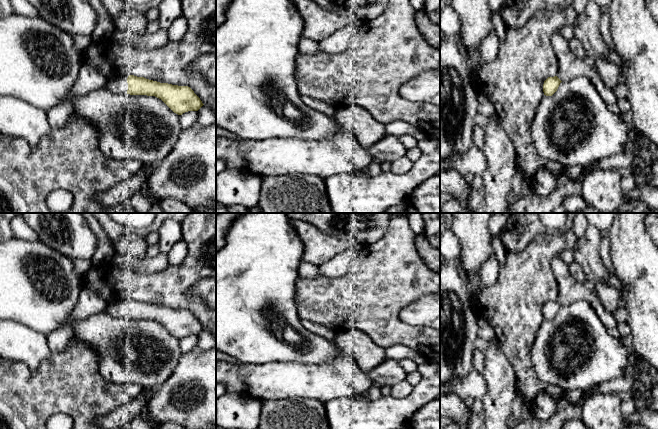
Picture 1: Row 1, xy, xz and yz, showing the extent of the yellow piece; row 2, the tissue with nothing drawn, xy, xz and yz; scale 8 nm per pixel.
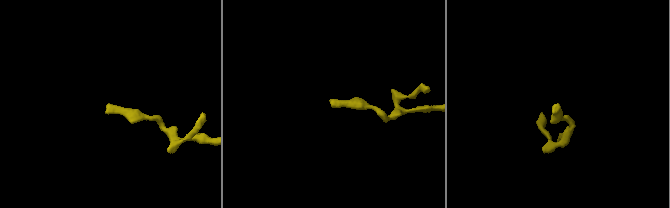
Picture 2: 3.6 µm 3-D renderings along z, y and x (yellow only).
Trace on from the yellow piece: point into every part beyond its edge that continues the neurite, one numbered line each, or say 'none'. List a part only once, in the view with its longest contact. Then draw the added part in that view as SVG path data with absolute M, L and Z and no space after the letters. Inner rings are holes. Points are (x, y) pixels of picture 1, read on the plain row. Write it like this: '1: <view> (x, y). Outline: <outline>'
1: xy (119, 309). Outline: M130 298L123 299L115 303L109 303L104 311L113 317L127 318L128 314L127 302L129 299Z

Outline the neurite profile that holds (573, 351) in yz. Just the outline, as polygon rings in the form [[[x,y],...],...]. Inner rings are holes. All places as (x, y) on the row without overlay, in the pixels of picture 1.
[[[587,301],[562,305],[552,320],[542,322],[531,350],[531,361],[538,379],[563,390],[587,390],[629,374],[629,349],[608,334],[597,313]]]

